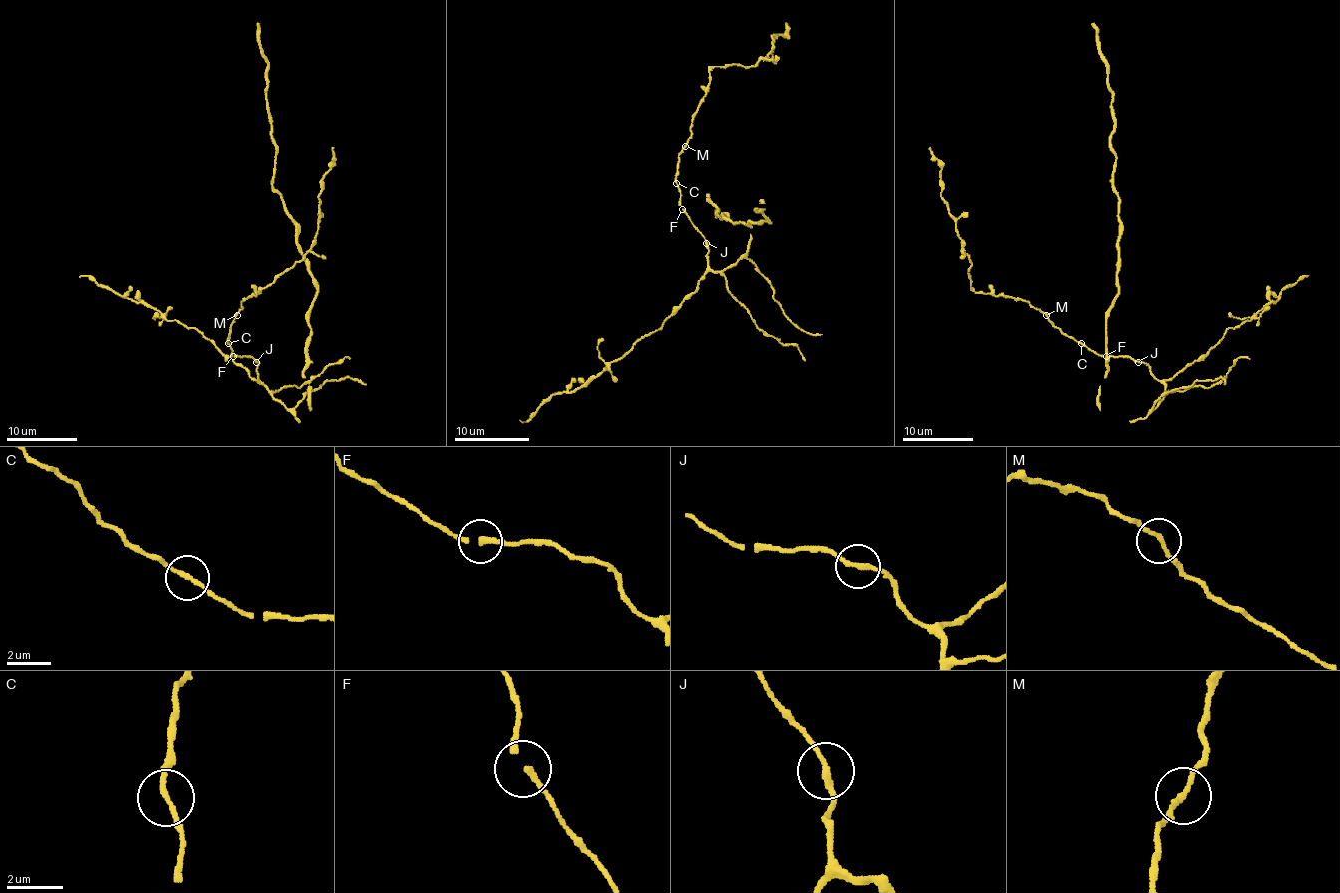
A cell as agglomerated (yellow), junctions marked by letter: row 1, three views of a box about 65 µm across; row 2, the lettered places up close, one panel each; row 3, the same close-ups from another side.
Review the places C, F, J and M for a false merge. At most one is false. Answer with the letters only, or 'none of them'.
none of them

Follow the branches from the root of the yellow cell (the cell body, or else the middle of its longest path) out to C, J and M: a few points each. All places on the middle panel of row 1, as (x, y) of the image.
C: (745, 254), (723, 270), (713, 270), (708, 265), (706, 239), (682, 209), (676, 183)
J: (745, 254), (726, 269), (713, 270), (708, 265), (706, 243)
M: (745, 254), (723, 270), (713, 270), (708, 265), (706, 239), (680, 205), (676, 164), (685, 146)

